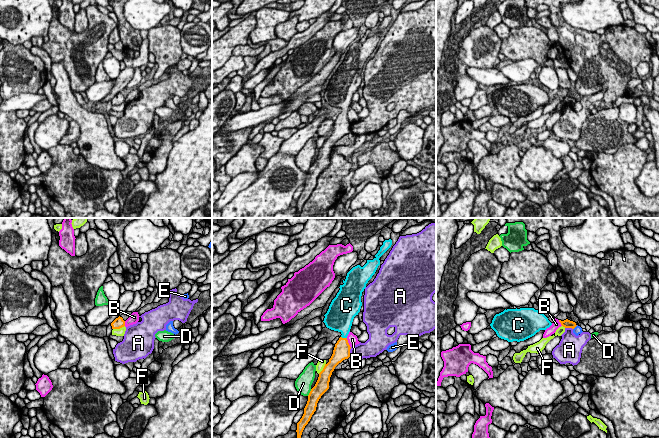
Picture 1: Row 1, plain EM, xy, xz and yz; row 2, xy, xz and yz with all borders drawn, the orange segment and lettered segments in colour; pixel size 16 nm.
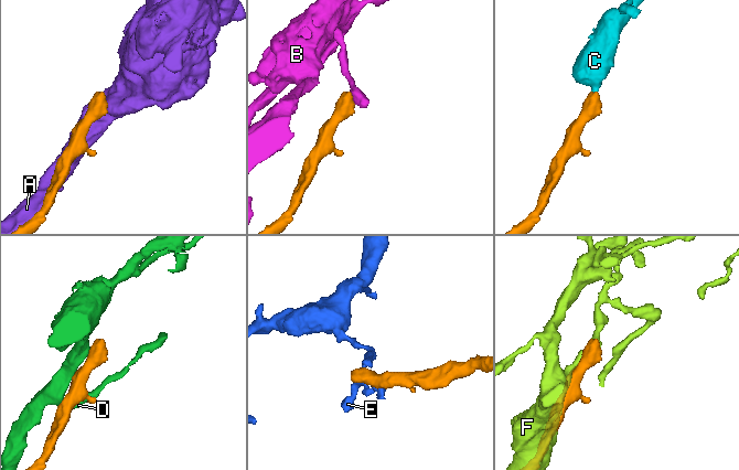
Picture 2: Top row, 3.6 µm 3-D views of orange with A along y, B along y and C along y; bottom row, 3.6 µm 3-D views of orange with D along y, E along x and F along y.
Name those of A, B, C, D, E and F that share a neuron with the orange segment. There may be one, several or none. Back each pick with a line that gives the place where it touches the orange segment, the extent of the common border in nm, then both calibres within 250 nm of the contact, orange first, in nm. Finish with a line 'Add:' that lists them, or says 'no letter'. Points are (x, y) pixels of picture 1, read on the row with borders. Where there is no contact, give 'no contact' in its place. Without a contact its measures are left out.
C: xz (344, 338) | 100 nm | 260/300 nm
Add: C

